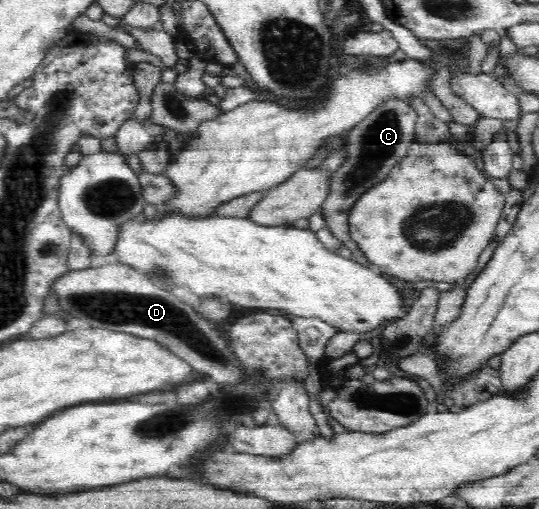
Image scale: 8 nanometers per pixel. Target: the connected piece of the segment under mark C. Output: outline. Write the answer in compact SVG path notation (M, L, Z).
M393 98L365 116L349 132L345 132L343 150L348 152L346 161L335 172L329 174L329 194L323 202L322 212L329 231L351 251L352 258L365 268L370 262L351 239L349 232L348 214L357 202L357 199L373 186L384 181L389 176L389 171L409 152L410 144L414 143L416 133L417 111L405 100Z

